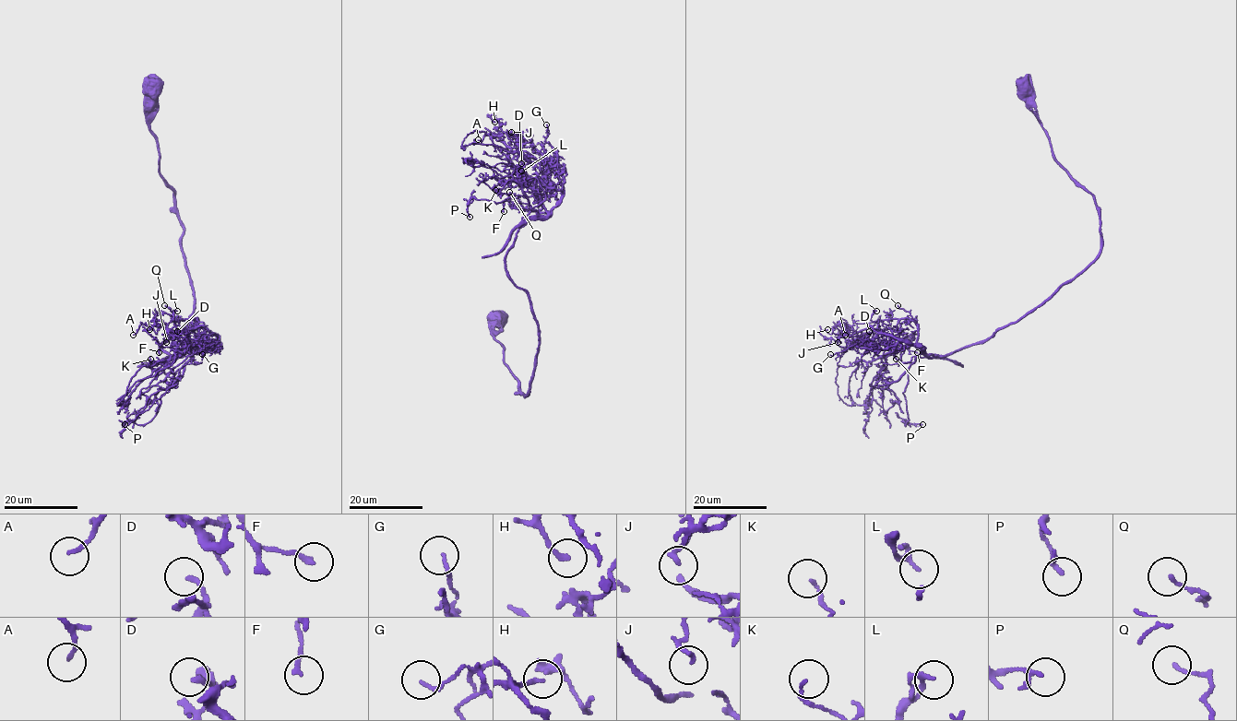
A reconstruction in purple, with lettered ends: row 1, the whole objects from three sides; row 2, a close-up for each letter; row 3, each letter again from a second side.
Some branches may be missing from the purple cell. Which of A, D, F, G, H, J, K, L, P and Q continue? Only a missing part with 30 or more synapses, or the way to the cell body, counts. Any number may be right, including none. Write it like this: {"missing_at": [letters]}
{"missing_at": []}

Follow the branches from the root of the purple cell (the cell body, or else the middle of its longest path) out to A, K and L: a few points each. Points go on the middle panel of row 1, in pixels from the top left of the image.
A: (497, 317), (504, 363), (527, 395), (539, 327), (505, 254), (562, 183), (498, 136), (478, 139)
K: (497, 317), (504, 363), (527, 395), (539, 327), (505, 254), (516, 232), (547, 212), (532, 195), (495, 190)
L: (497, 317), (504, 363), (527, 395), (539, 327), (505, 254), (516, 232), (547, 212), (521, 171)

